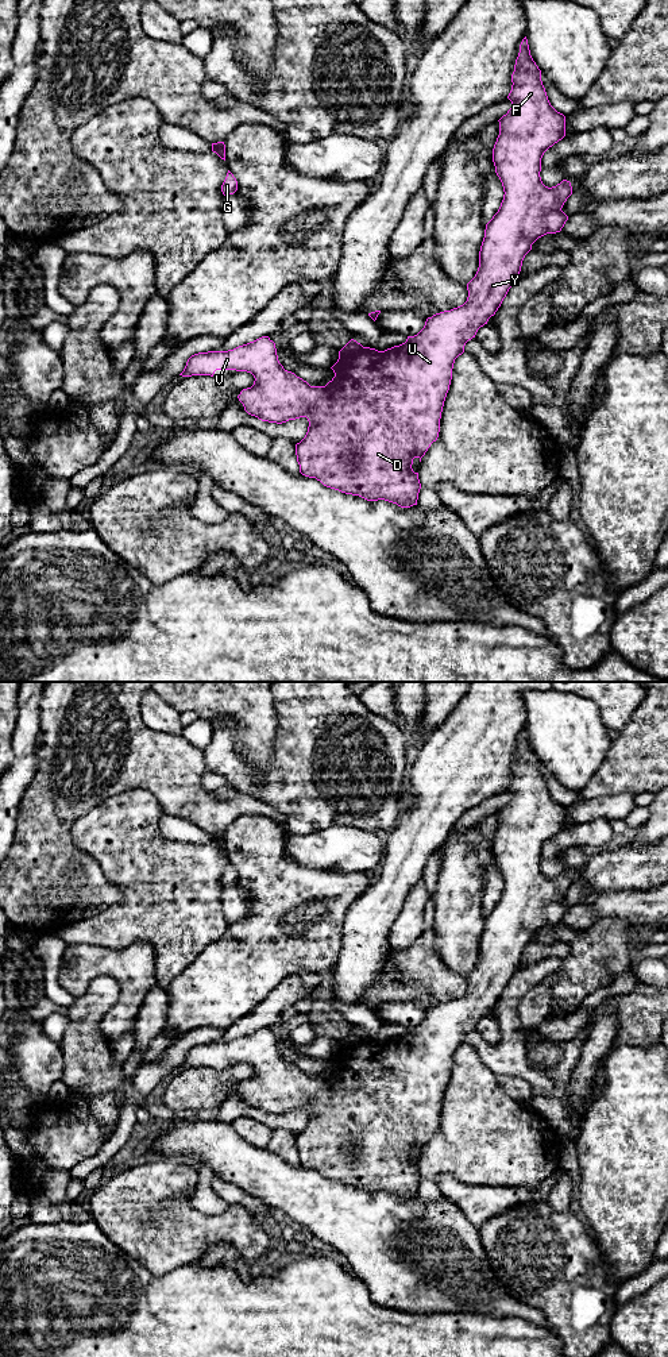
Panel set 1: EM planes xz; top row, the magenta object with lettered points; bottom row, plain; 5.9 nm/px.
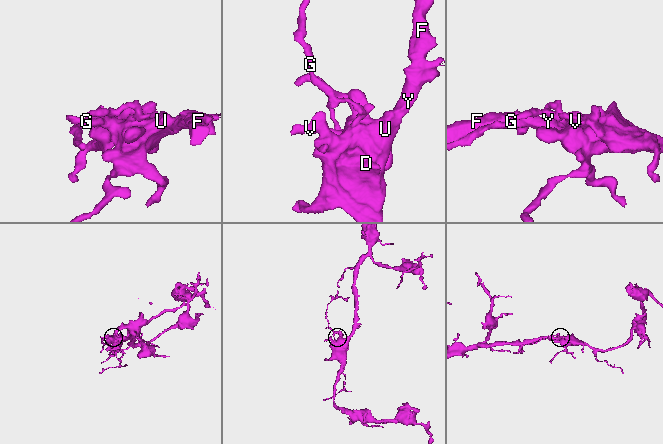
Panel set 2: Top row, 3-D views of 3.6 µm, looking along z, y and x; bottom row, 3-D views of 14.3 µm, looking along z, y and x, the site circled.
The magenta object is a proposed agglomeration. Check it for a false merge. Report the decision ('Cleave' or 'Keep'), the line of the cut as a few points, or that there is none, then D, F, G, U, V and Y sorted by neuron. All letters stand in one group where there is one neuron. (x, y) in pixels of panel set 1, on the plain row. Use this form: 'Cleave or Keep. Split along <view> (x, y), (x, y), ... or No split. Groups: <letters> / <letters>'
Cleave. Split along xz (362, 1037), (358, 1041), (339, 1045). Groups: D F U V Y / G

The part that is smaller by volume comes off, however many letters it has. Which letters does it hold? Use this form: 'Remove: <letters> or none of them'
Remove: G

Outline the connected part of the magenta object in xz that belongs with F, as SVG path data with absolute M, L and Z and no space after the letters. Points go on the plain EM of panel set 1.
M526 728L520 736L511 774L507 787L511 799L498 811L499 826L493 840L495 864L502 874L505 886L498 903L486 915L479 942L479 959L475 968L467 975L468 988L463 996L428 1009L424 1019L417 1026L408 1028L406 1033L399 1037L385 1042L362 1038L355 1044L339 1045L337 1053L331 1059L335 1068L325 1077L310 1077L294 1064L285 1061L278 1052L275 1034L269 1028L228 1042L194 1045L179 1065L182 1068L213 1068L216 1061L251 1064L255 1069L254 1076L243 1080L238 1087L244 1102L262 1113L277 1115L306 1109L308 1123L296 1136L300 1164L316 1169L327 1179L359 1187L367 1192L385 1191L401 1199L417 1196L421 1175L418 1164L412 1160L413 1150L418 1149L421 1153L430 1136L439 1129L441 1103L449 1082L455 1050L464 1044L466 1034L475 1029L478 1021L495 1006L509 980L518 971L522 952L532 941L532 936L547 925L560 924L568 911L561 899L572 886L571 874L563 871L556 878L548 879L540 868L544 844L565 828L565 807L557 803L548 791L541 772L541 762L530 747Z

